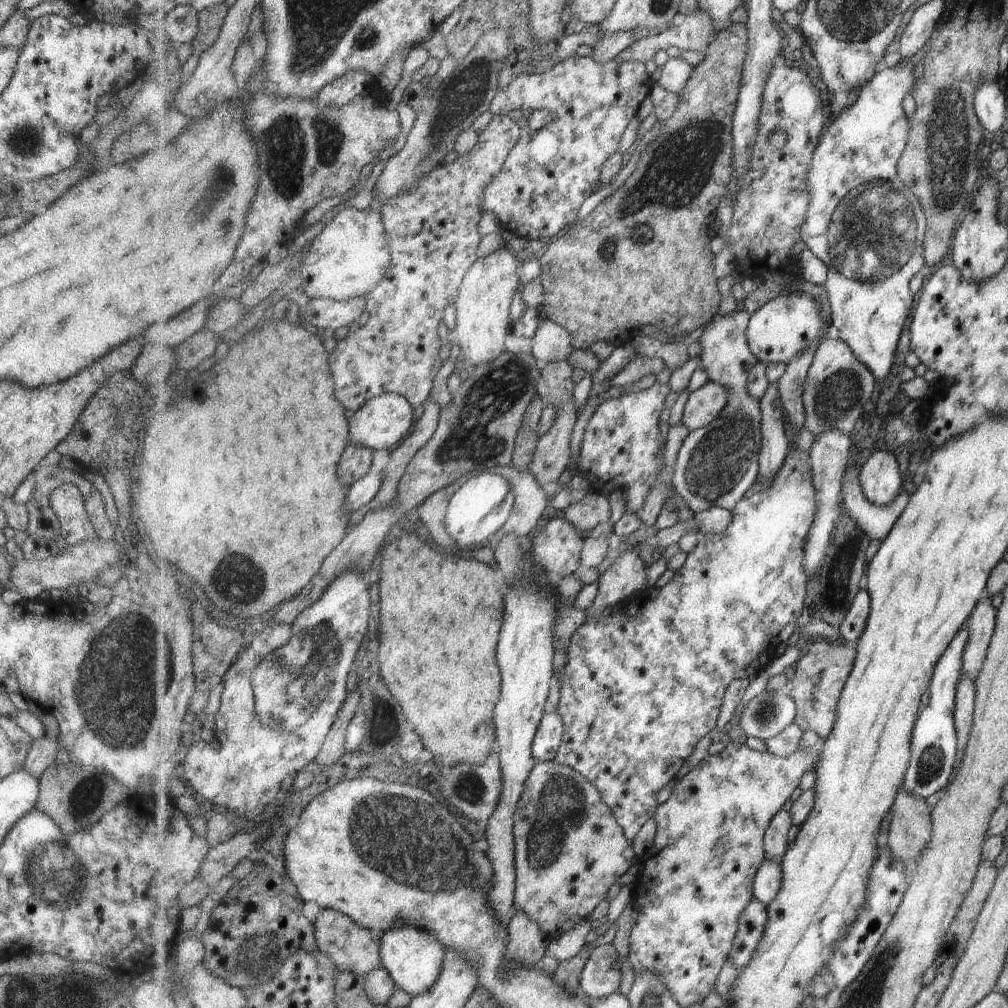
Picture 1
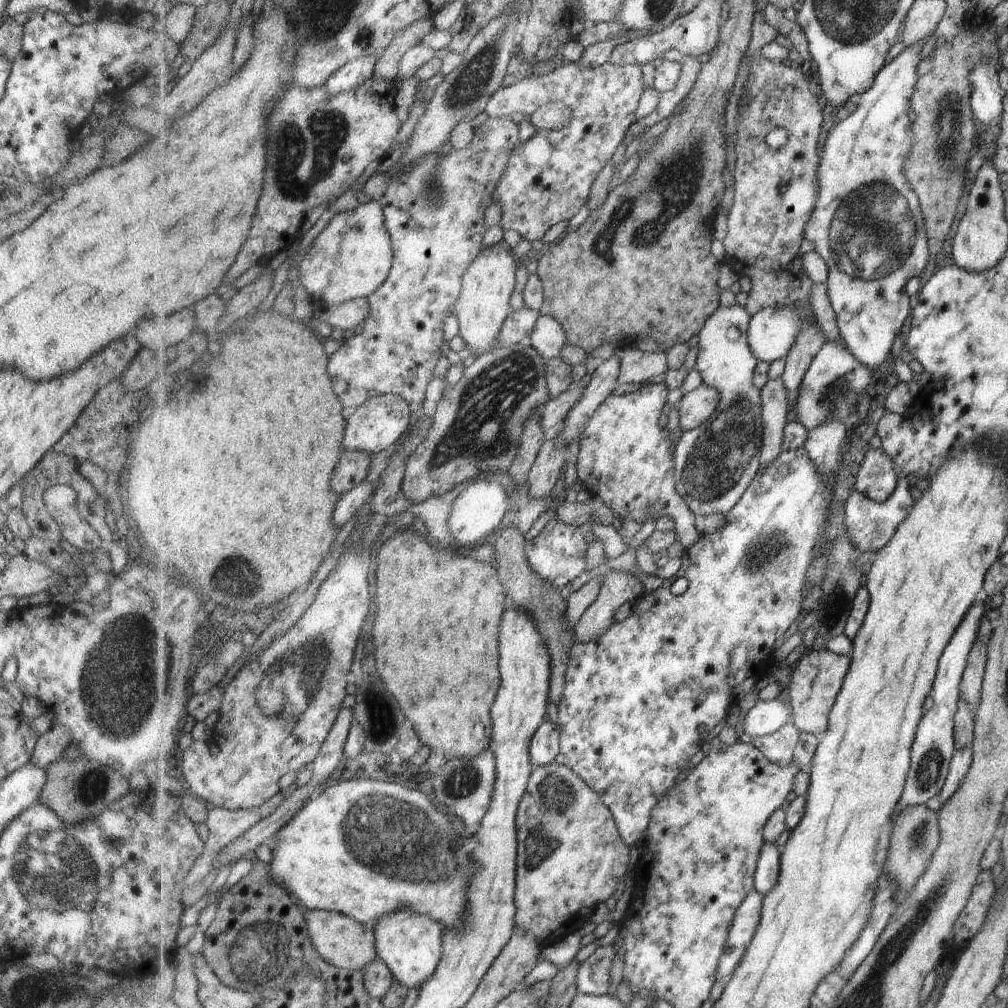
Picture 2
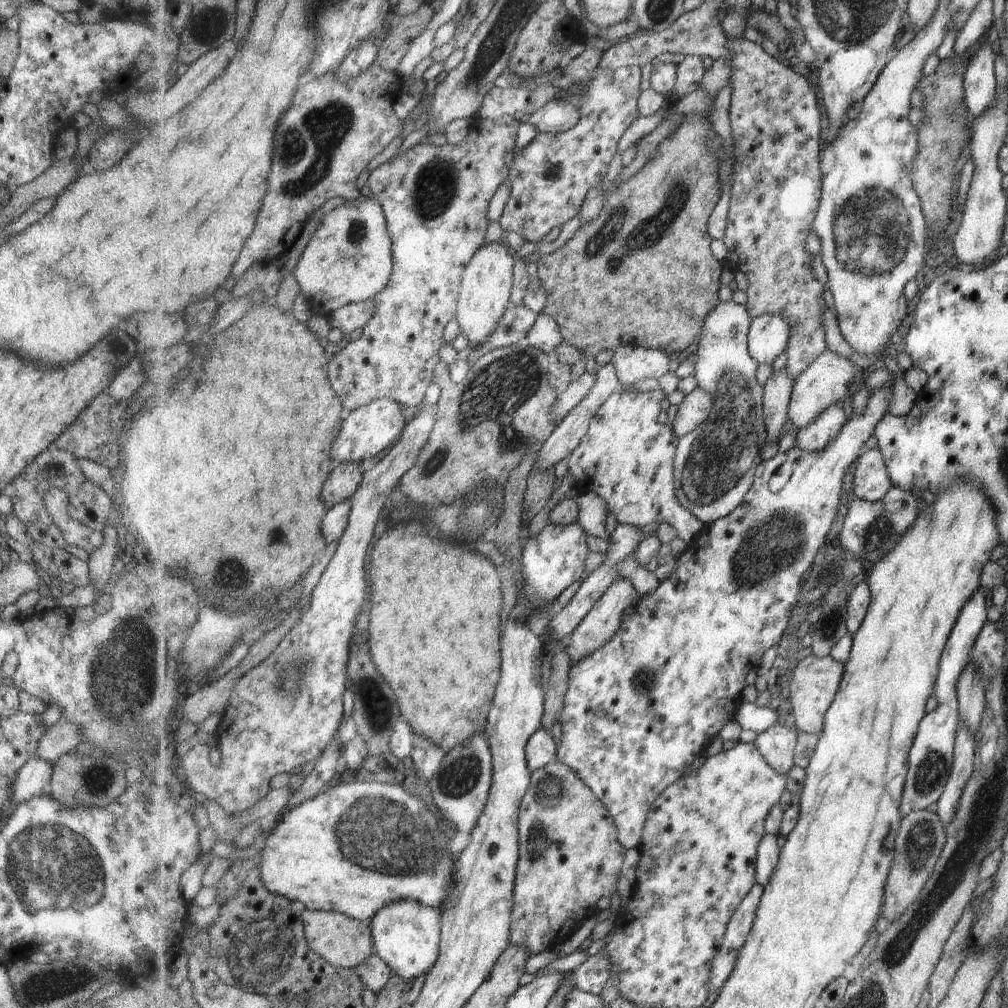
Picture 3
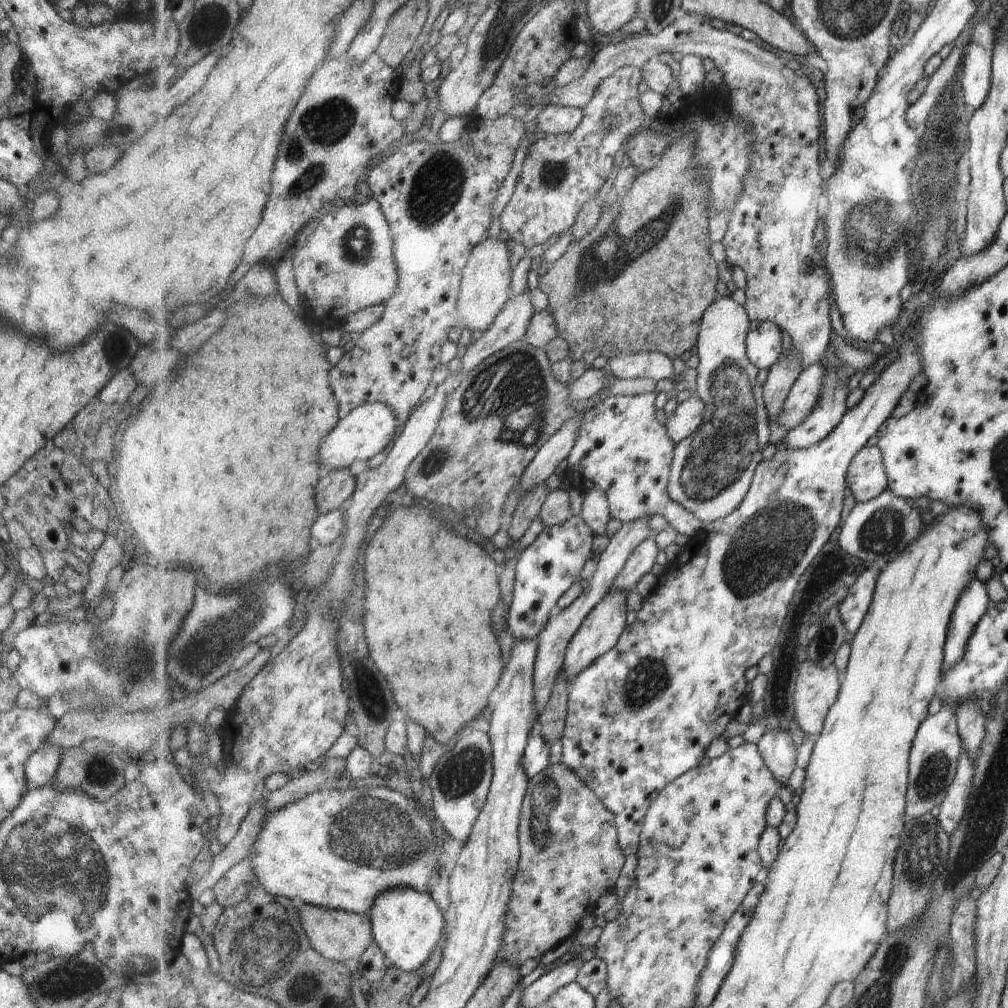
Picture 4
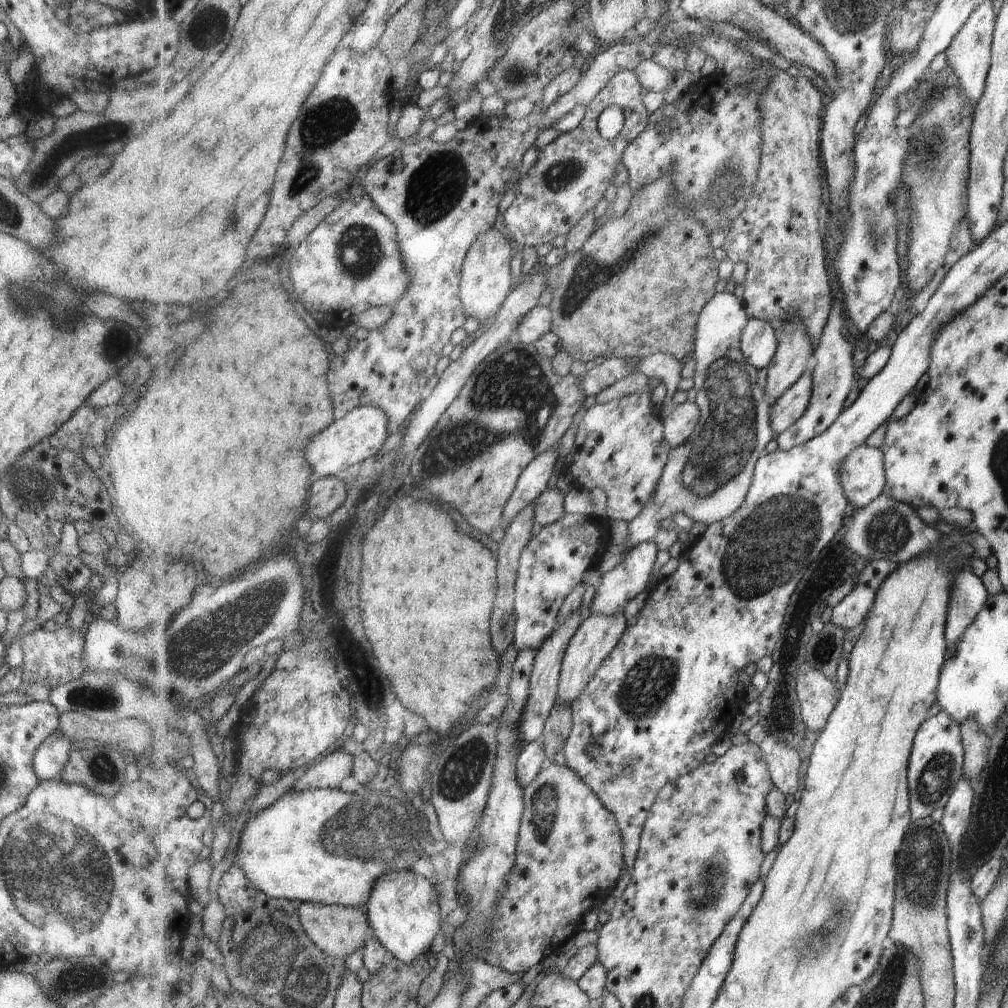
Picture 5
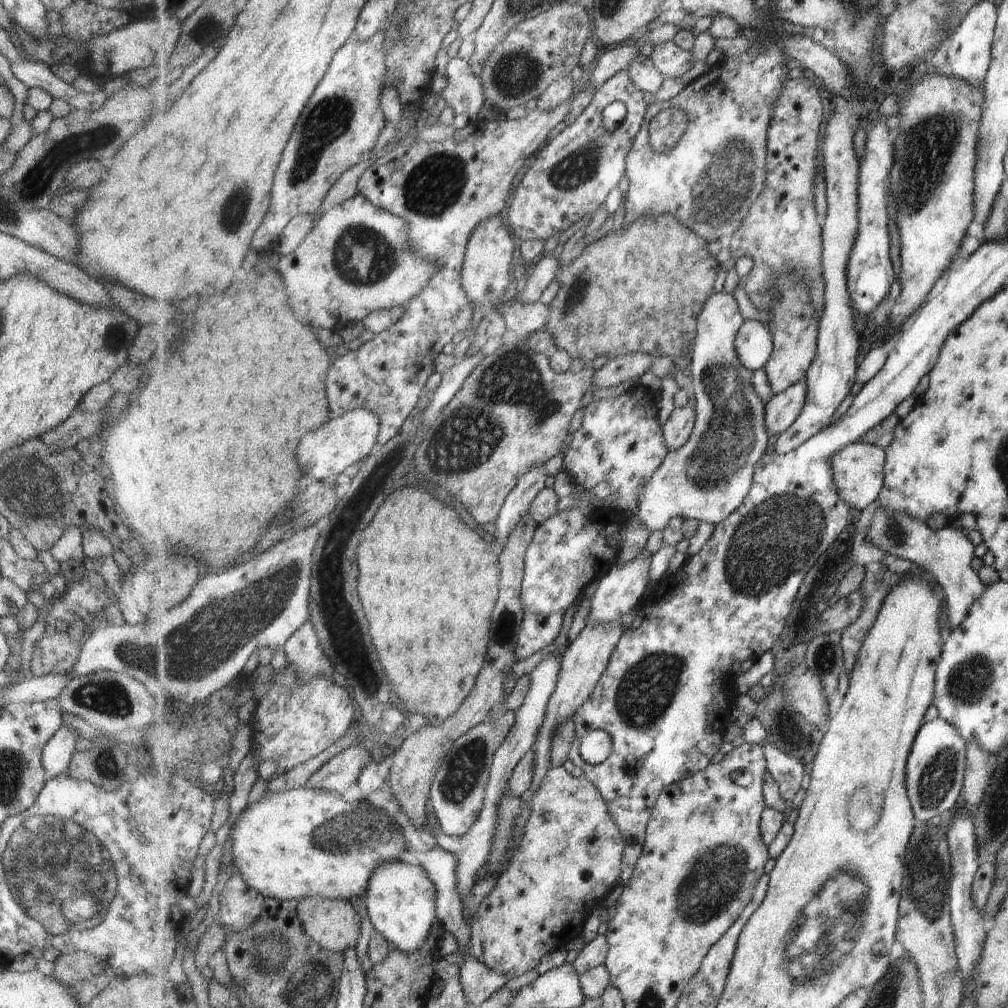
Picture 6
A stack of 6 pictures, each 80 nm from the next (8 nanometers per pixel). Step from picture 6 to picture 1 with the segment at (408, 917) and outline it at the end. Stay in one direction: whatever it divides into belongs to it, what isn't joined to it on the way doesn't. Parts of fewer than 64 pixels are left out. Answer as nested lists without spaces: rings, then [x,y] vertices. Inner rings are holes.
[[[405,923],[388,928],[379,936],[382,948],[382,966],[390,972],[397,983],[397,988],[406,990],[414,997],[426,993],[434,987],[442,973],[446,950],[433,931],[413,923]]]

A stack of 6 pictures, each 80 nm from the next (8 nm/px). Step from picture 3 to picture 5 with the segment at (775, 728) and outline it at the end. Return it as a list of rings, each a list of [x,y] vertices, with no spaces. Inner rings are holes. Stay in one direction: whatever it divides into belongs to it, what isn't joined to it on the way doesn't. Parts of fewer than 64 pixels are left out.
[[[769,735],[762,742],[764,757],[768,762],[768,767],[774,785],[784,792],[797,797],[799,795],[799,782],[801,779],[800,754],[787,743],[778,741],[774,736]]]

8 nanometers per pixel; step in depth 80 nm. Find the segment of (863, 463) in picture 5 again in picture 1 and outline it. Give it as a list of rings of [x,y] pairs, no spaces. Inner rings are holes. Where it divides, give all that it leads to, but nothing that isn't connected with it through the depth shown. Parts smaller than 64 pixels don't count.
[[[875,450],[862,466],[860,483],[865,496],[877,506],[890,505],[905,483],[898,458],[889,450]]]

